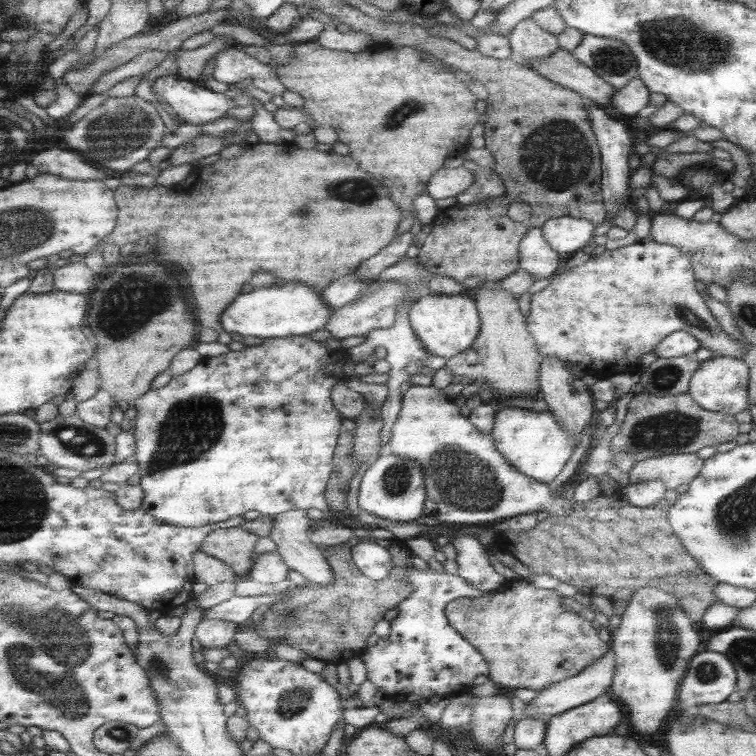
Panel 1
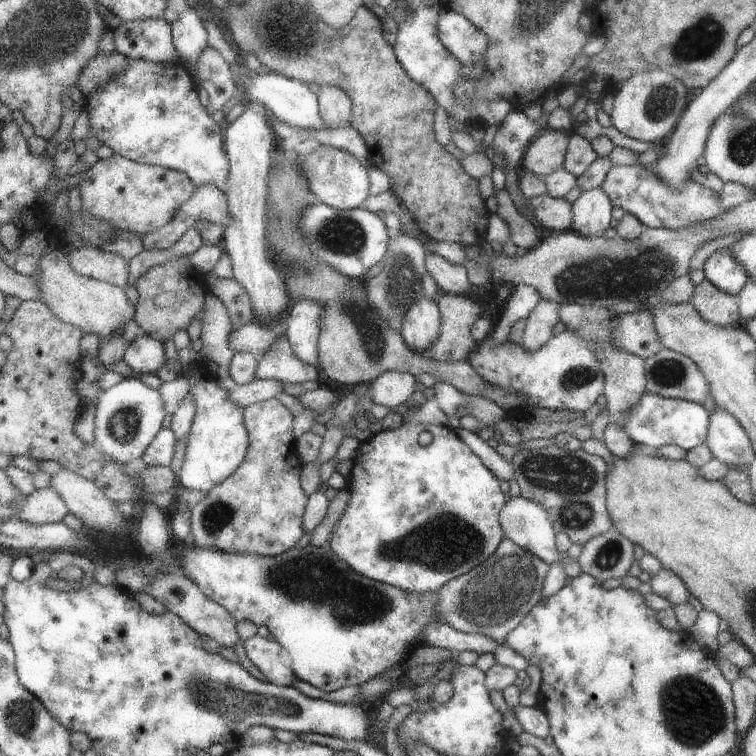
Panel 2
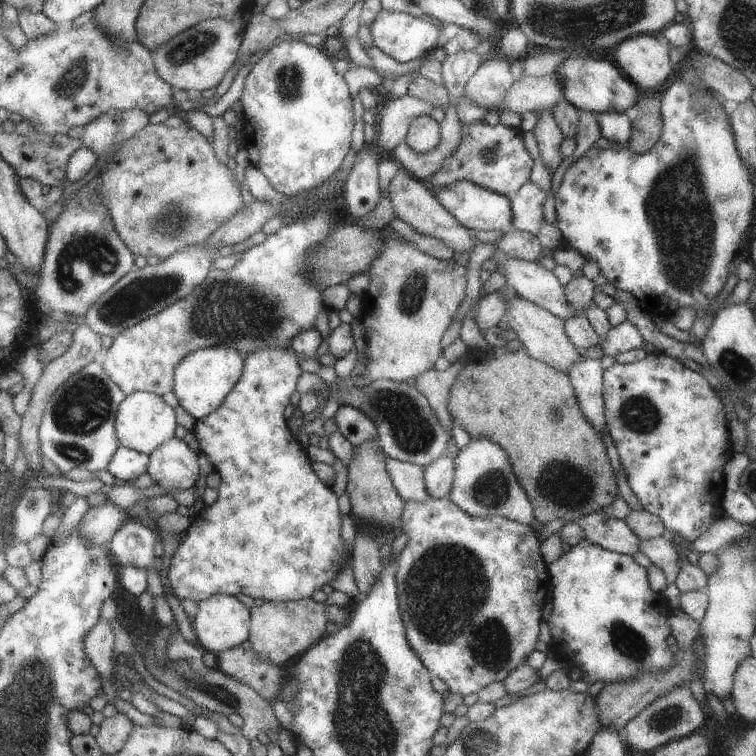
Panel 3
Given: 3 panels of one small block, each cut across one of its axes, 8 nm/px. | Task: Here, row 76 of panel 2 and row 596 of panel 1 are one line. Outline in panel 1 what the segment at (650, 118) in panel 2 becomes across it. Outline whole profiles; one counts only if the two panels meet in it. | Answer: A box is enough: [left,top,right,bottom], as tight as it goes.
[607,587,701,738]

